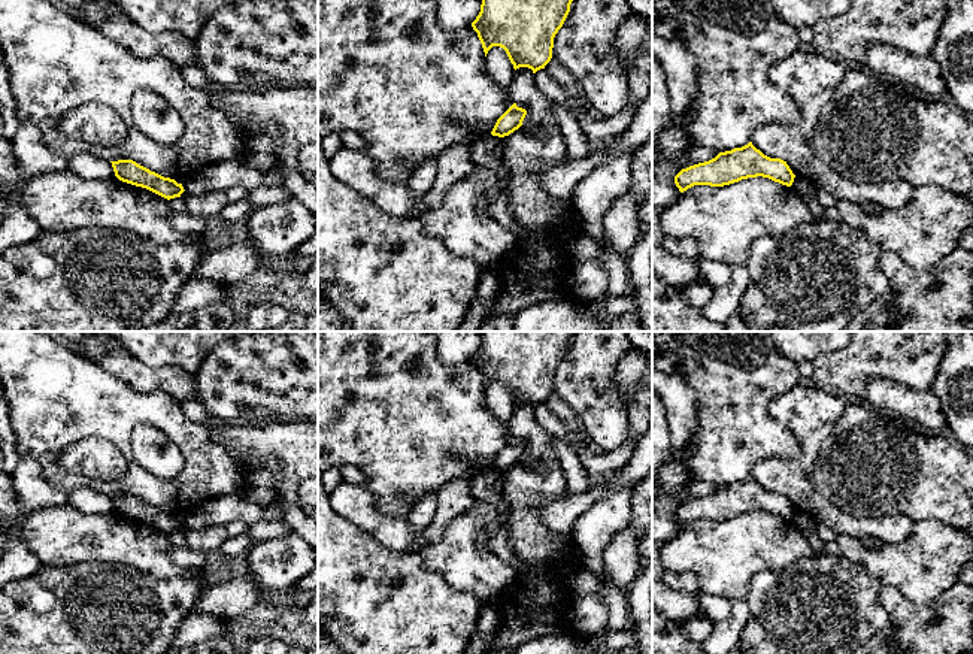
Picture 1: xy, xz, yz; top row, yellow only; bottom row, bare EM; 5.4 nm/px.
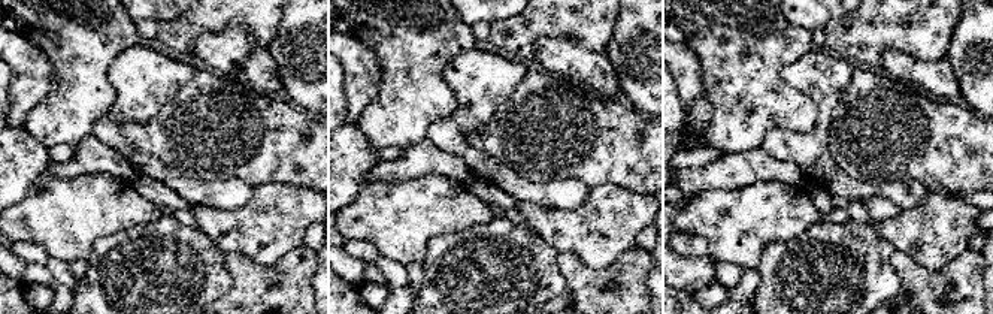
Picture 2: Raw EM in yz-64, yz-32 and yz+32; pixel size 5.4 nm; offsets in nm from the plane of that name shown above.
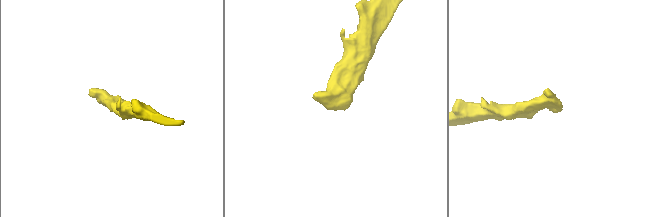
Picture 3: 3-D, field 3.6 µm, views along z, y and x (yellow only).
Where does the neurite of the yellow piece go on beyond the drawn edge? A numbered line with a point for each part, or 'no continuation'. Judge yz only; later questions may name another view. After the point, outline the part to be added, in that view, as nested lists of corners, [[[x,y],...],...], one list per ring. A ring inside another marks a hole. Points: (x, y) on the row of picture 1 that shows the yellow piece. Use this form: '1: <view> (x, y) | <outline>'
no continuation

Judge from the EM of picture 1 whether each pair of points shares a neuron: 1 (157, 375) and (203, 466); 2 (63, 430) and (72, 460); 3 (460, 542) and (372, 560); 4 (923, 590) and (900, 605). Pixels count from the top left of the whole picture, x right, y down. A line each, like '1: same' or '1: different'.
1: different
2: different
3: different
4: different

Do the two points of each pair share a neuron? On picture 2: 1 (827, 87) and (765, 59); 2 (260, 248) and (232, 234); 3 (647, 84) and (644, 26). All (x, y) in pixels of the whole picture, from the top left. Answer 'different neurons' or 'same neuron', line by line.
1: different neurons
2: same neuron
3: same neuron

